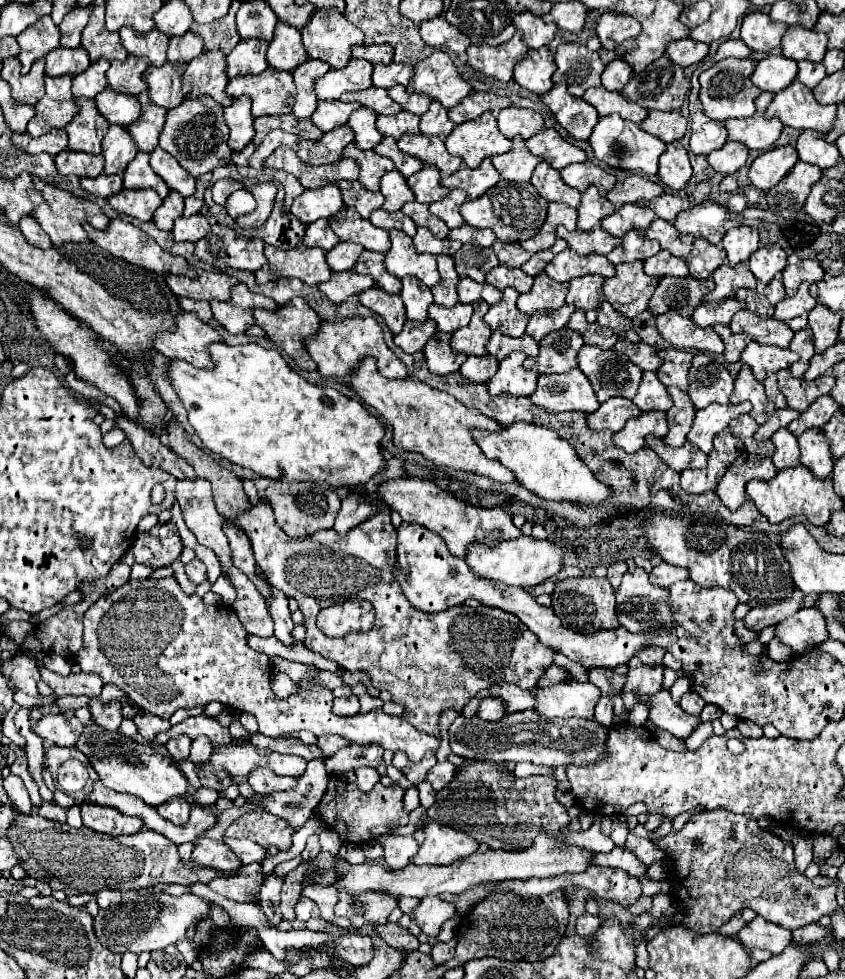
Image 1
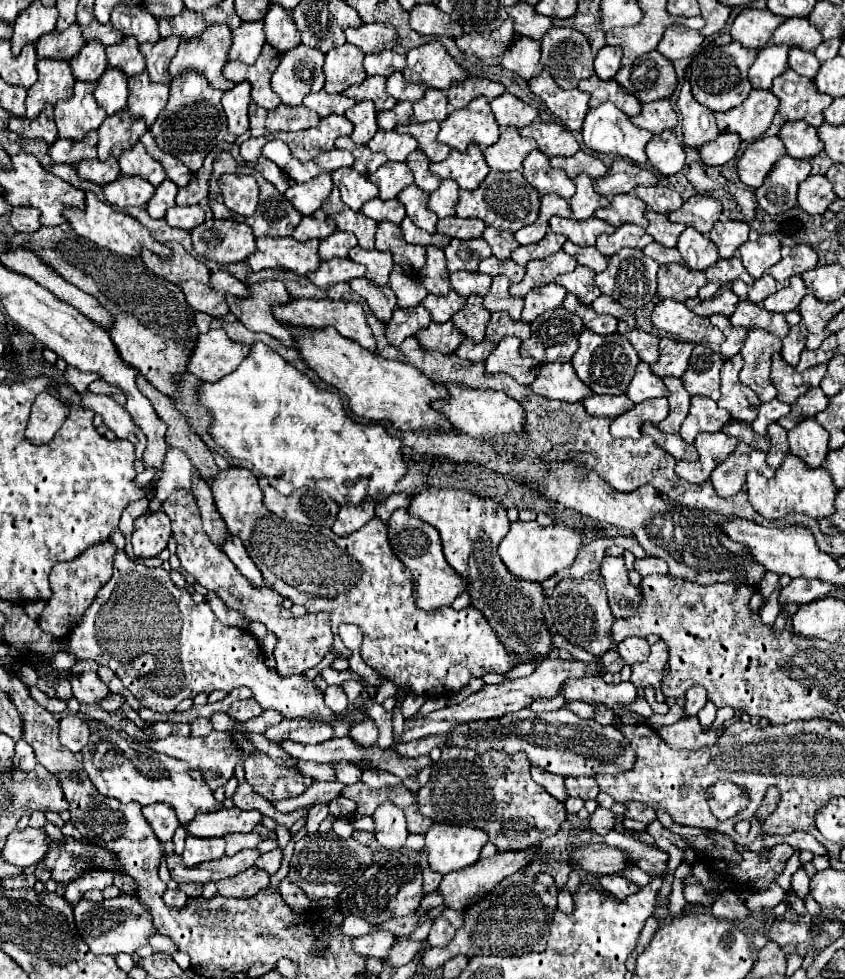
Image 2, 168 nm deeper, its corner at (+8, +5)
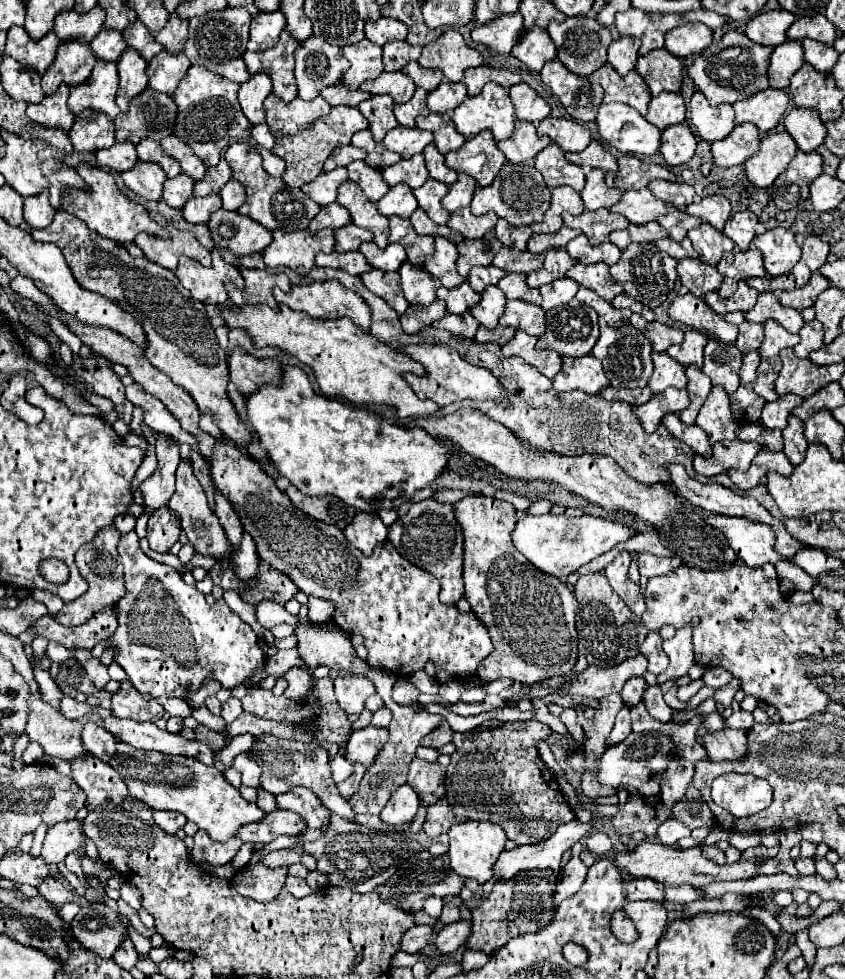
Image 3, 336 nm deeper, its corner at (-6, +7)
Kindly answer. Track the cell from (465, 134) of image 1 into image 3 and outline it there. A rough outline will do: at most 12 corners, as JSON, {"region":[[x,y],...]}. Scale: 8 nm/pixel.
{"region":[[486,83],[454,109],[466,139],[488,129],[514,133],[514,105],[504,87]]}

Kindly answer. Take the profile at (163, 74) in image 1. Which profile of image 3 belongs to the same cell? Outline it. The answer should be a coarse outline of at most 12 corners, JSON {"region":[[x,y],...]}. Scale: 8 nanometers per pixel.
{"region":[[170,17],[154,35],[168,53],[180,53],[188,41],[188,21]]}

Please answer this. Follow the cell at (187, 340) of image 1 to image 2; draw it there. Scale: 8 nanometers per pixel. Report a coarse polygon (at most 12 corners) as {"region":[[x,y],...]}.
{"region":[[222,329],[198,337],[188,371],[216,383],[232,373],[250,345]]}

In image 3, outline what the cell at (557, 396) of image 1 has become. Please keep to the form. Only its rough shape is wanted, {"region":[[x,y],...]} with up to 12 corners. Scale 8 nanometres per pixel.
{"region":[[592,355],[566,357],[556,391],[596,395],[610,383]]}

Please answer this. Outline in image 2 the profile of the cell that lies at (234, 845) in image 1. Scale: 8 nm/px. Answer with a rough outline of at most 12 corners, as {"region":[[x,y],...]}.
{"region":[[282,851],[264,853],[256,867],[274,875],[282,865]]}

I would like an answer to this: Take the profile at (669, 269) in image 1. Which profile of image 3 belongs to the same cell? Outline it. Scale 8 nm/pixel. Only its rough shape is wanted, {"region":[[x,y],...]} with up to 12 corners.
{"region":[[688,239],[656,241],[656,247],[674,259],[694,257]]}

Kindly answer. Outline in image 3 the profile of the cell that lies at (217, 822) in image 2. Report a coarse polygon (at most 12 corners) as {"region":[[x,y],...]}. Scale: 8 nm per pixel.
{"region":[[276,809],[242,825],[242,841],[270,843],[278,835],[306,831],[298,813]]}

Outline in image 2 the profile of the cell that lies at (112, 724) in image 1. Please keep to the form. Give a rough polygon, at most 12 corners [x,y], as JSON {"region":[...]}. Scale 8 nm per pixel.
{"region":[[96,671],[72,673],[74,697],[98,705],[110,693]]}

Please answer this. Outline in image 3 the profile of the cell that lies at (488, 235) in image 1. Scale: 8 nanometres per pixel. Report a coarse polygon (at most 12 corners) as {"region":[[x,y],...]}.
{"region":[[452,213],[448,227],[466,239],[478,239],[494,229],[496,213]]}

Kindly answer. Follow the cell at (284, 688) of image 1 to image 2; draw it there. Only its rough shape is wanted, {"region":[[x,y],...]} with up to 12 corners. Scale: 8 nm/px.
{"region":[[188,491],[164,503],[178,559],[202,587],[278,637],[282,677],[332,651],[326,613],[294,617],[252,587],[200,523]]}

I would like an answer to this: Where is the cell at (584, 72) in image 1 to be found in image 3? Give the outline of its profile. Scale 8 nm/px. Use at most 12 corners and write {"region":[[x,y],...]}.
{"region":[[592,17],[552,21],[558,59],[590,77],[606,63],[610,31]]}

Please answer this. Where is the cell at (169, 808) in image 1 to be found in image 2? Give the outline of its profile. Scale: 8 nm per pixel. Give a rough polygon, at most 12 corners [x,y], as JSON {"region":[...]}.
{"region":[[166,803],[142,807],[142,815],[166,843],[180,827]]}

